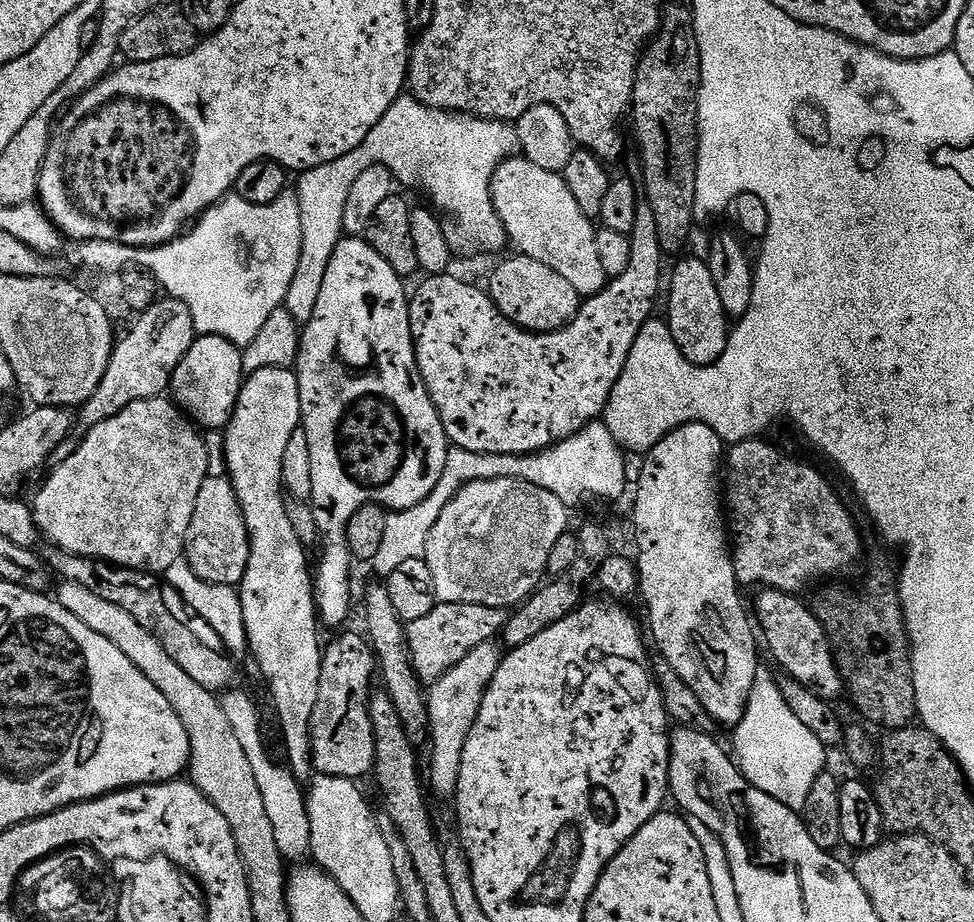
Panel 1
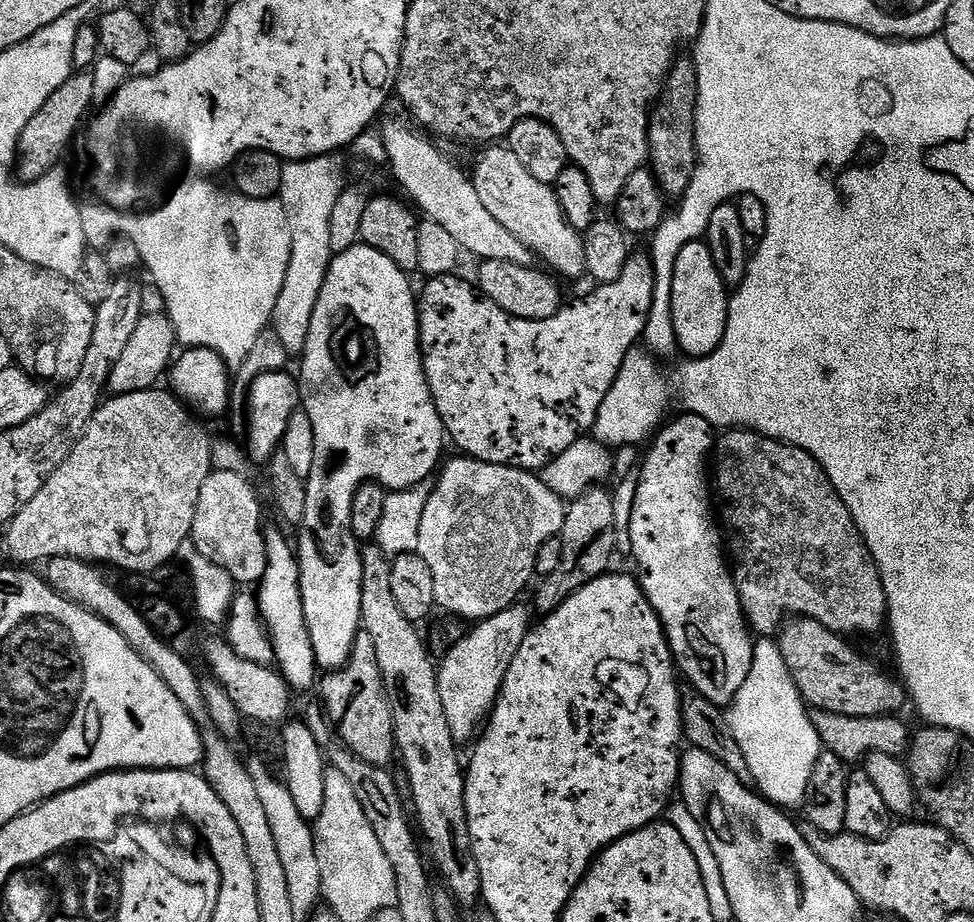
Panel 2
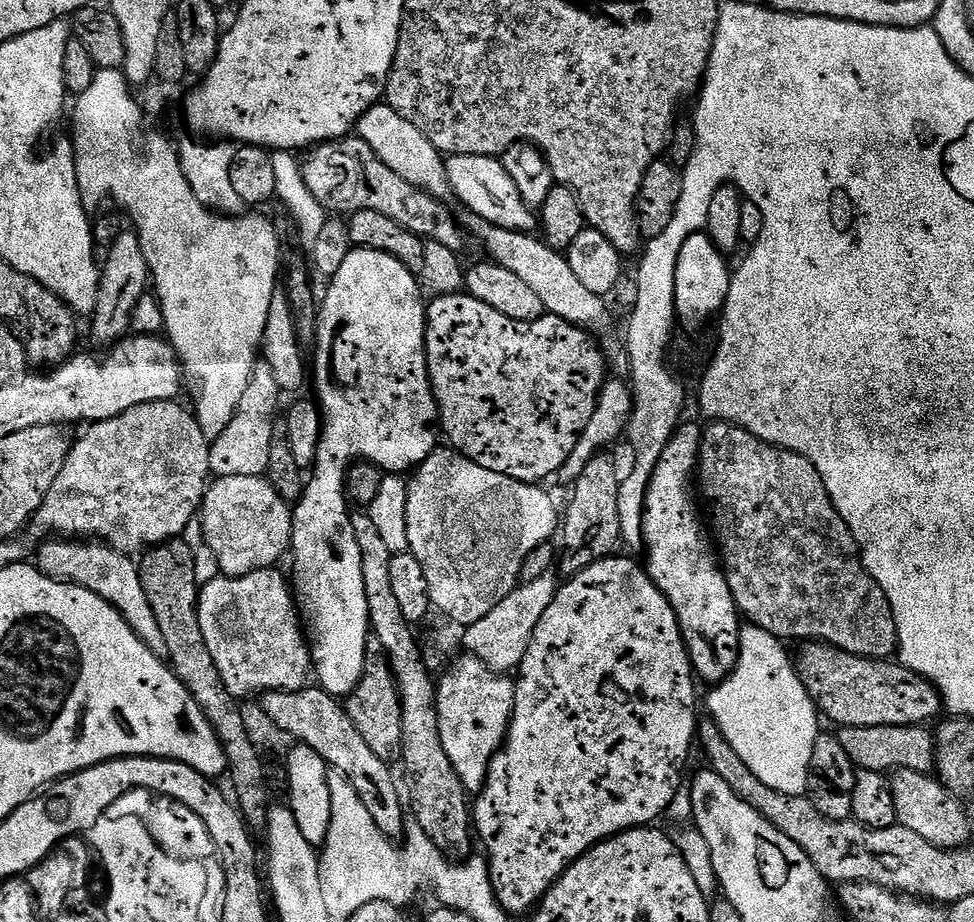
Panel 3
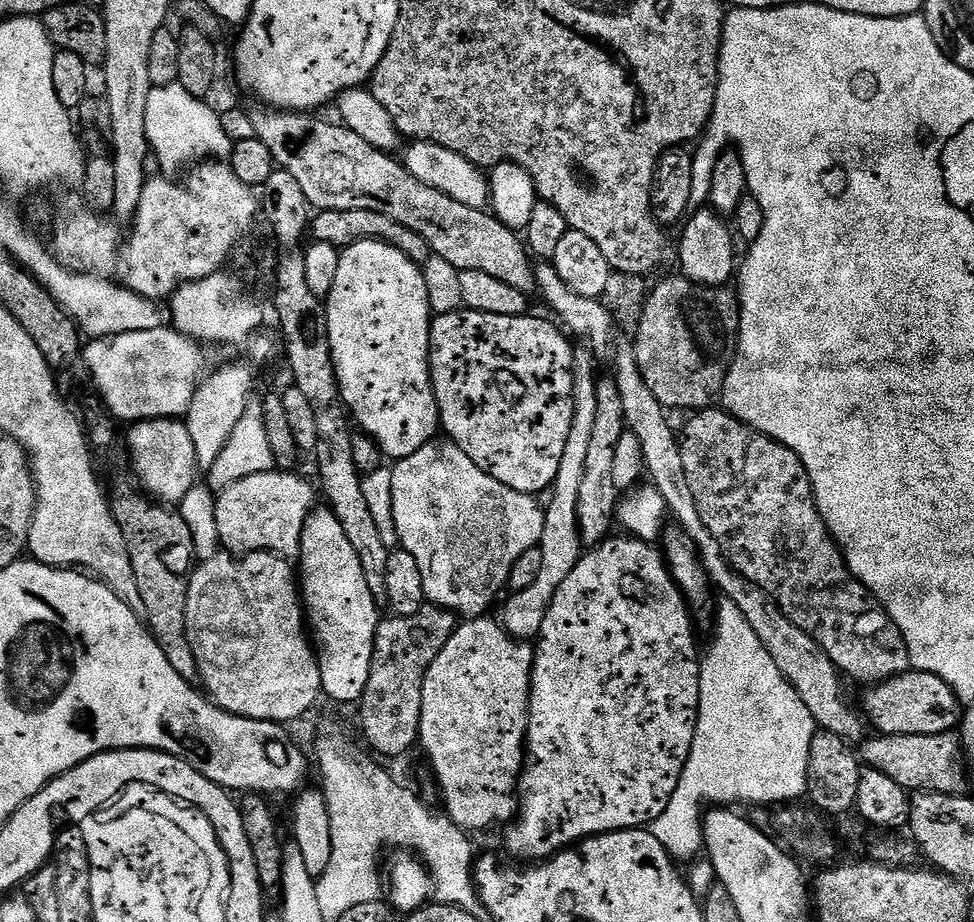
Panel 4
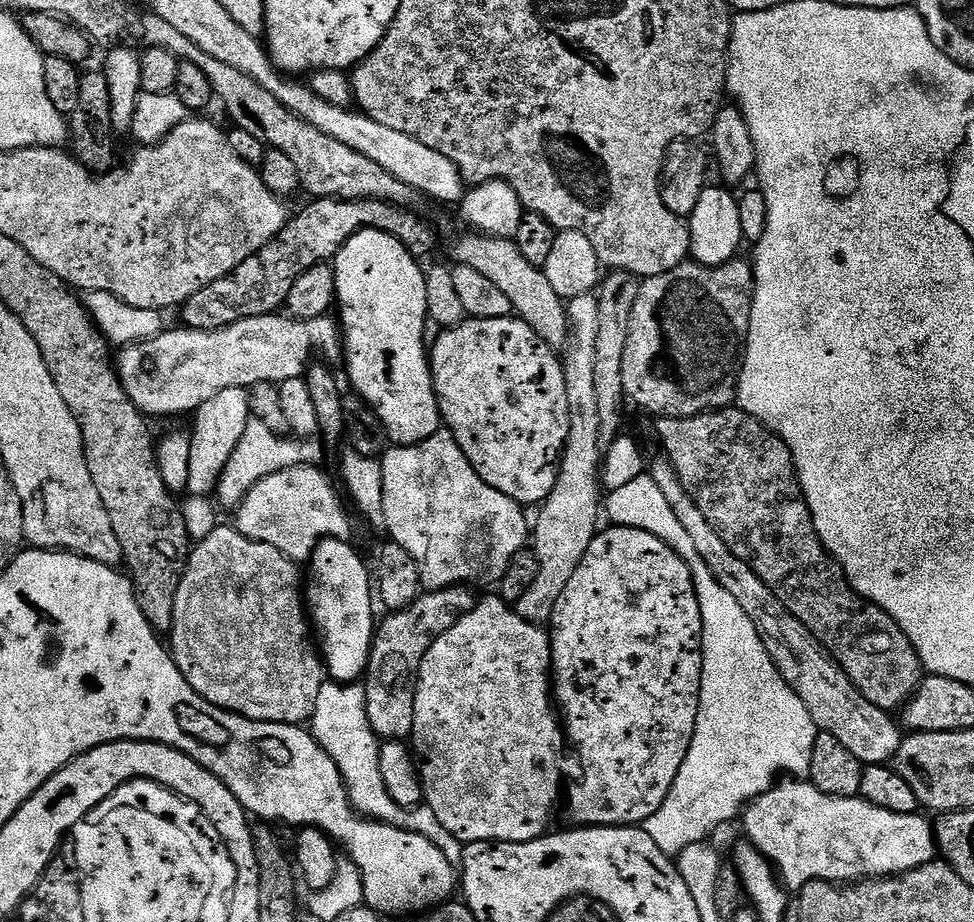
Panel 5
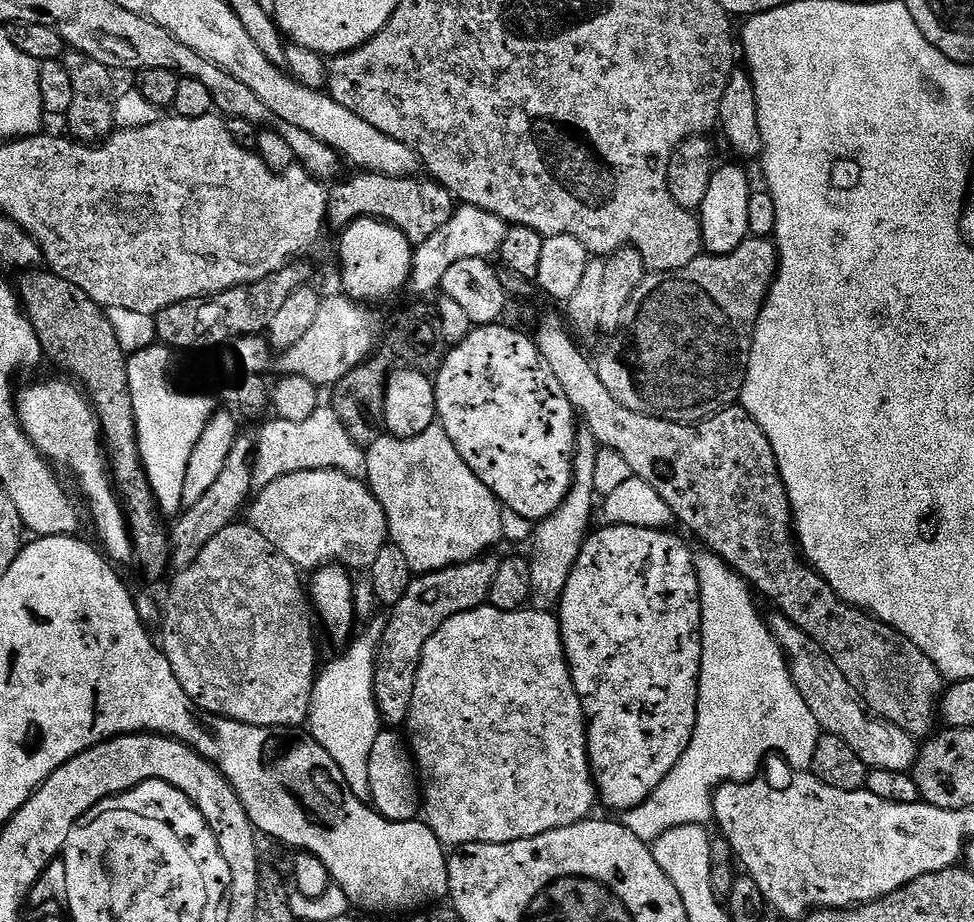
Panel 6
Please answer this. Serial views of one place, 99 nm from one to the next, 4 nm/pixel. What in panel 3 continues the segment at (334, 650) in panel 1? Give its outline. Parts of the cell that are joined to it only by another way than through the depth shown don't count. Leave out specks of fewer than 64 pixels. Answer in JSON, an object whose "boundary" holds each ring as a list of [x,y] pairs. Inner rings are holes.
{"boundary":[[[369,635],[364,676],[352,695],[347,697],[346,707],[348,717],[358,728],[358,734],[366,738],[370,750],[374,750],[374,754],[378,754],[378,758],[390,766],[395,765],[402,754],[402,702],[396,689],[396,679],[392,677],[392,668],[388,664],[388,655],[376,636]]]}

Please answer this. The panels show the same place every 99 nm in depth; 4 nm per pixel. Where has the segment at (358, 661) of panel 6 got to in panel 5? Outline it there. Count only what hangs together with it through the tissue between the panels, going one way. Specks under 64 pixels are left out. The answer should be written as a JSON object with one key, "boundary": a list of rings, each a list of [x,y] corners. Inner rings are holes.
{"boundary":[[[325,682],[322,690],[318,690],[318,702],[310,721],[312,737],[320,743],[322,750],[334,758],[338,770],[344,779],[344,785],[348,791],[348,797],[353,808],[361,816],[378,820],[382,824],[393,824],[395,828],[405,828],[408,832],[422,834],[454,866],[459,865],[464,858],[464,849],[458,838],[438,822],[434,810],[426,806],[415,808],[403,808],[390,798],[390,790],[386,790],[386,782],[382,782],[382,766],[380,765],[380,737],[374,734],[370,726],[370,718],[366,714],[366,694],[363,683],[337,684]]]}

